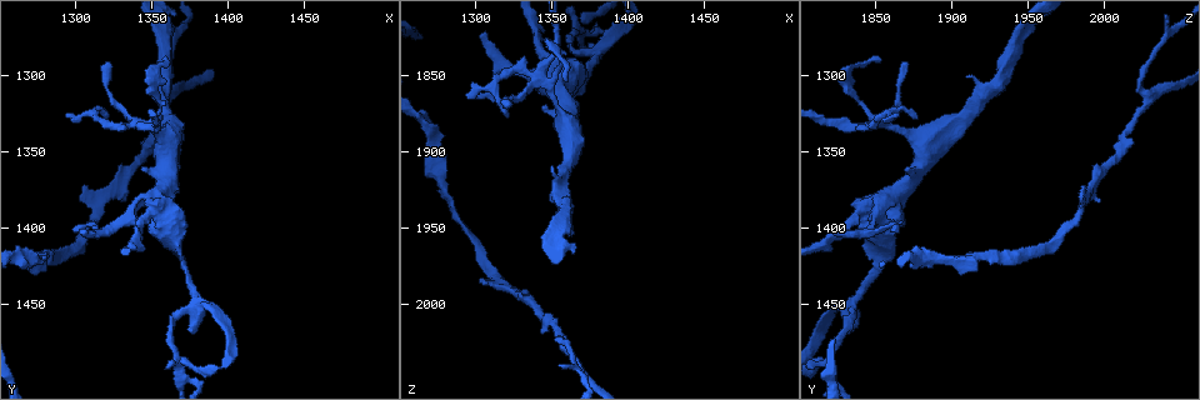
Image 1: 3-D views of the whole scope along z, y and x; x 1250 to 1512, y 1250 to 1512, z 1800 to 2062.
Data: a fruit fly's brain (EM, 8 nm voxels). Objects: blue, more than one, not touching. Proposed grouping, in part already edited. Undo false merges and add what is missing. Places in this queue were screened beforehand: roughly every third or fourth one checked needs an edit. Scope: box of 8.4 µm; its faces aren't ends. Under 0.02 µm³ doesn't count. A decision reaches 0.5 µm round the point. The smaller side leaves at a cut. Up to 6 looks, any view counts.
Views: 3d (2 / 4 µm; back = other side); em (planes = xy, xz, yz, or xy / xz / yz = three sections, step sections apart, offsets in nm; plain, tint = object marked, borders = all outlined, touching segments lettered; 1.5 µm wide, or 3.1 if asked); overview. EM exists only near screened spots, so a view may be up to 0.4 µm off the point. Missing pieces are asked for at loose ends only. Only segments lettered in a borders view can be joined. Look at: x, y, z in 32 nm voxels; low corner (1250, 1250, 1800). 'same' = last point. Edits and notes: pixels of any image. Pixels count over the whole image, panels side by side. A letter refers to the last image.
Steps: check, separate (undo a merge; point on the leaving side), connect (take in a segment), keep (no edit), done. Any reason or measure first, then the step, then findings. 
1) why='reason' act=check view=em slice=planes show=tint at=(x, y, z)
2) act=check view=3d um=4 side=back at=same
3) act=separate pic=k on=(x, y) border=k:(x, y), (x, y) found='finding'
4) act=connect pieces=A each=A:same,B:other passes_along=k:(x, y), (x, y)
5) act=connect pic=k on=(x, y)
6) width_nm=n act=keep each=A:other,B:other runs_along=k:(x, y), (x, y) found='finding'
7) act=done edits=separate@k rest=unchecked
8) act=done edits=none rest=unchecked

why='thin end' act=check view=3d um=4 side=back at=(1308, 1370, 1986)

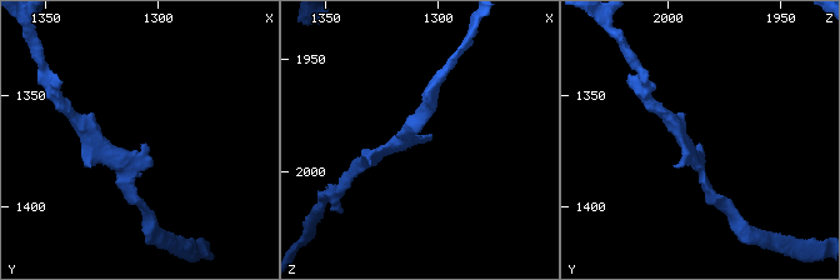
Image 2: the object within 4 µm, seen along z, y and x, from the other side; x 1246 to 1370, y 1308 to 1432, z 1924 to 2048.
act=check view=em slice=planes show=plain at=(1308, 1373, 1986)

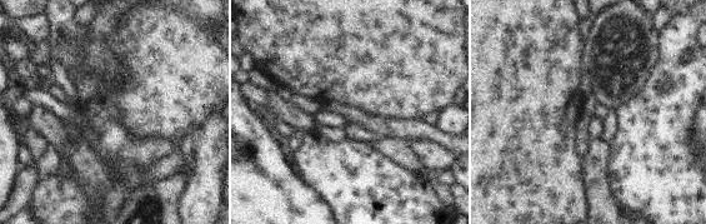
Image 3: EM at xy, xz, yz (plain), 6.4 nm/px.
why='see the neighbours' act=check view=em slice=planes show=borders at=same

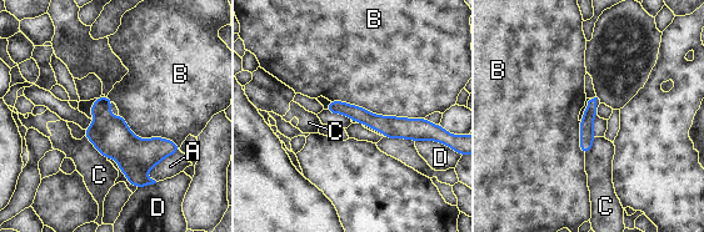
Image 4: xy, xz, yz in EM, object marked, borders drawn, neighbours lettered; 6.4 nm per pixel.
act=keep each=A:other,B:other,C:other,D:other runs_along=4:(330, 107), (389, 126), (423, 126) found='no lettered segment goes on from it'

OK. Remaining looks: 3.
why='tapers out' act=check view=em slice=xy step=8 show=borders at=(1294, 1326, 1862)

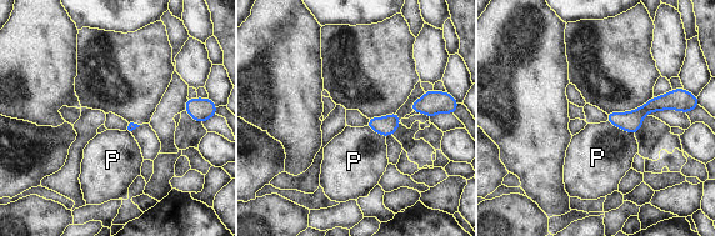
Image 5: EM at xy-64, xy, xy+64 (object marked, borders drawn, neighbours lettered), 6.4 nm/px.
act=keep each=P:other border=5:(606, 120), (634, 134) found='none of them fits'

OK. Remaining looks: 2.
why='three-way junction' act=check view=em slice=xz step=4 show=borders at=(1380, 1450, 1836)

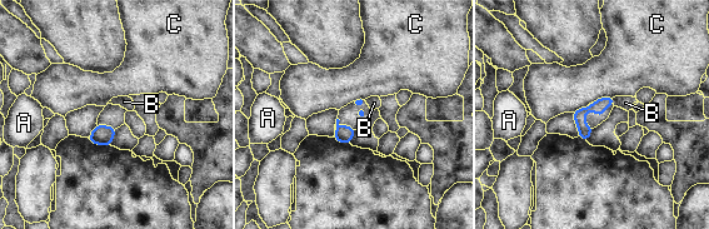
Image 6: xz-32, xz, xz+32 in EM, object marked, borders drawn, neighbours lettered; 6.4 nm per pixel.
act=keep each=A:other,B:other,C:other border=6:(614, 95), (600, 96), (593, 103) found='one neuron here'

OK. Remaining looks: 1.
act=done edits=none rest=unchecked

